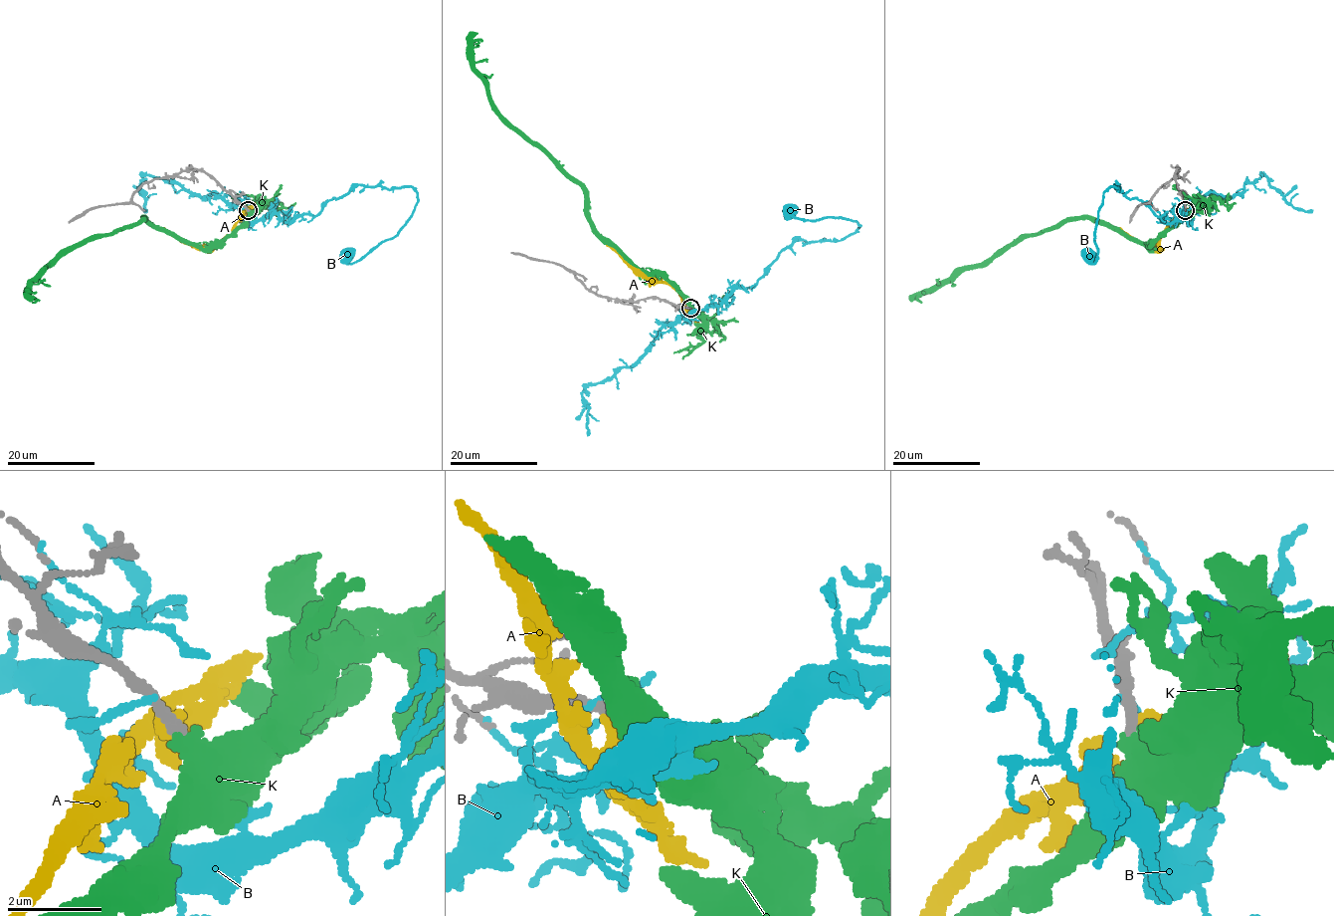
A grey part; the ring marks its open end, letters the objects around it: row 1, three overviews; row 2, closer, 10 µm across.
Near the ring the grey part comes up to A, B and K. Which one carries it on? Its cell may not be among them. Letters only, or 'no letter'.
no letter

